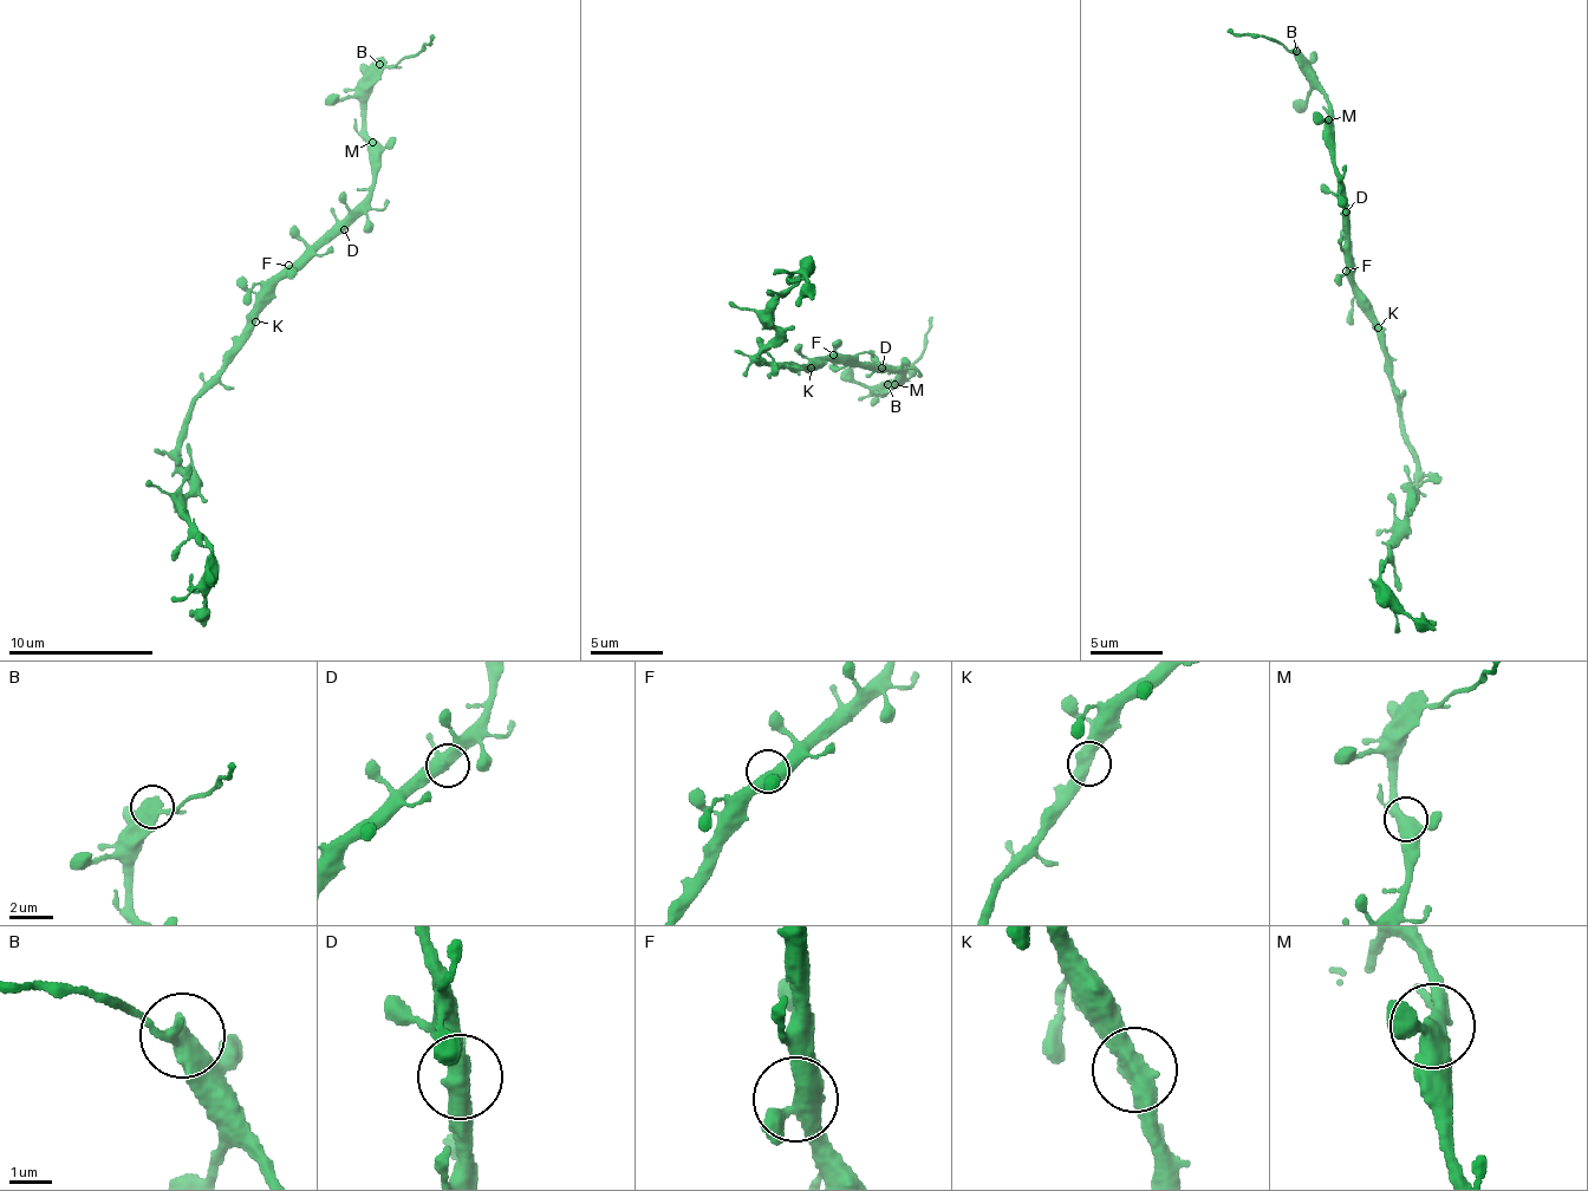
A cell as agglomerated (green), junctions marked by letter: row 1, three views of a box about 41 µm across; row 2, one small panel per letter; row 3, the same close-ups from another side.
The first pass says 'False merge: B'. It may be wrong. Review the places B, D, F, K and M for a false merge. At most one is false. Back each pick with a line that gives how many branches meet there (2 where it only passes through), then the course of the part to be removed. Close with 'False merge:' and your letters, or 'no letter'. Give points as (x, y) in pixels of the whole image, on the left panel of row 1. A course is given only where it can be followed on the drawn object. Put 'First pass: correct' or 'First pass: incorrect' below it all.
B: 3 | (381, 63), (417, 54), (434, 34)
False merge: B
First pass: correct

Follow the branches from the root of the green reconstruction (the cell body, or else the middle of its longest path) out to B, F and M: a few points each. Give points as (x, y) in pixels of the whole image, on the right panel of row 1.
B: (1377, 324), (1352, 279), (1349, 207), (1332, 160), (1332, 117), (1327, 110), (1327, 93), (1296, 50)
F: (1377, 324), (1346, 271)
M: (1377, 324), (1352, 279), (1349, 207), (1332, 160), (1332, 123), (1328, 119)

